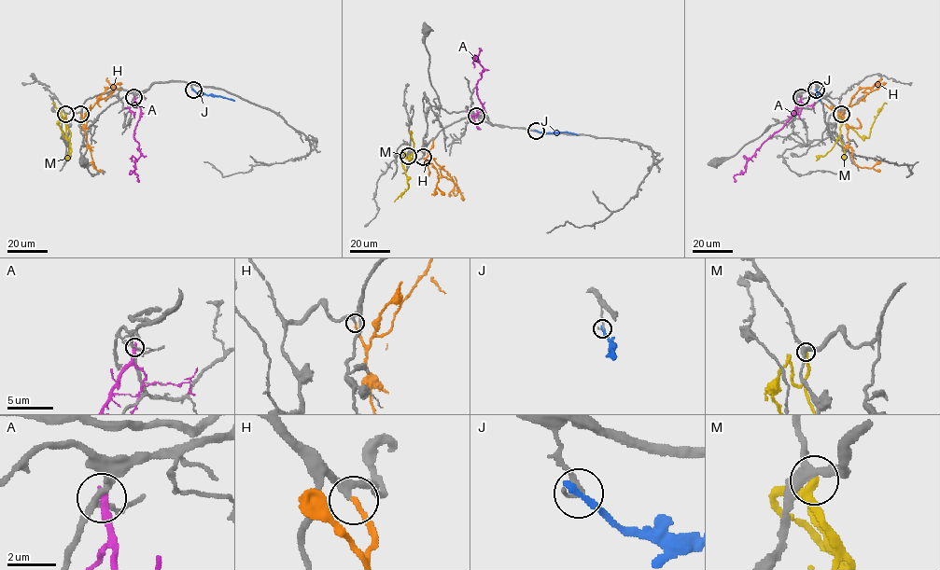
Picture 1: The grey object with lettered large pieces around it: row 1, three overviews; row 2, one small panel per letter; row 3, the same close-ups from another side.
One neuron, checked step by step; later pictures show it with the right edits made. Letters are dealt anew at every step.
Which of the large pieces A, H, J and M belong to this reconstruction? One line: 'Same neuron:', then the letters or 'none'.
Same neuron: H

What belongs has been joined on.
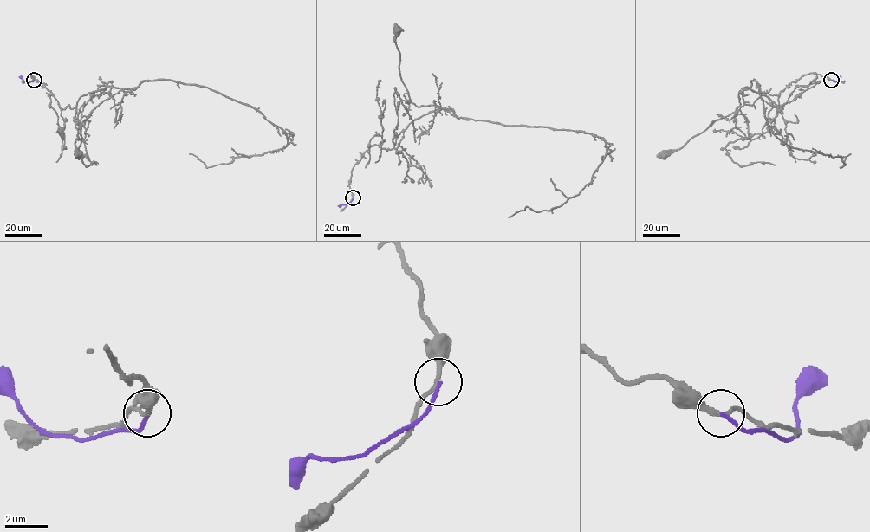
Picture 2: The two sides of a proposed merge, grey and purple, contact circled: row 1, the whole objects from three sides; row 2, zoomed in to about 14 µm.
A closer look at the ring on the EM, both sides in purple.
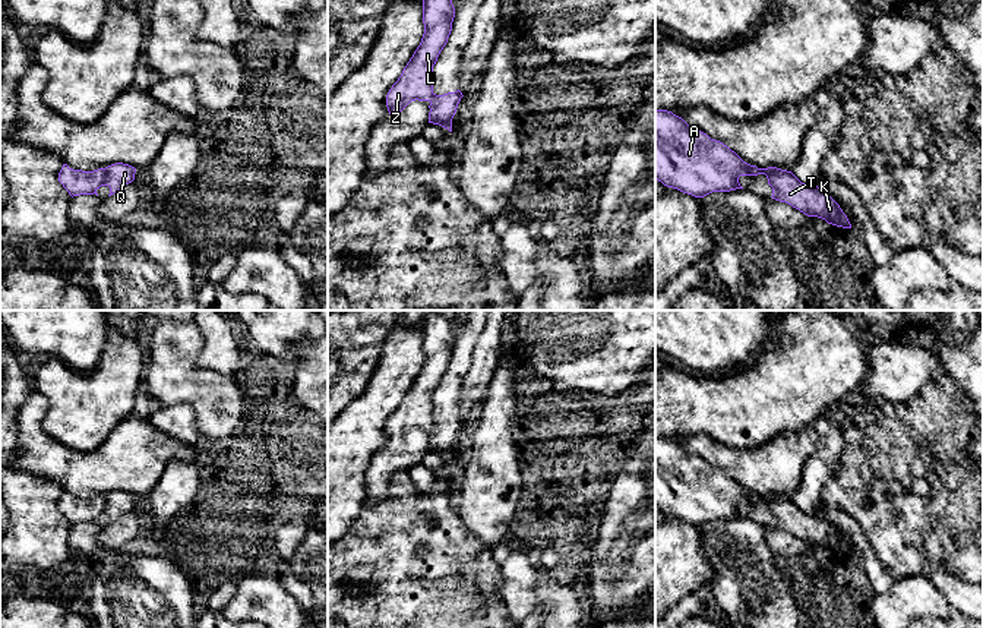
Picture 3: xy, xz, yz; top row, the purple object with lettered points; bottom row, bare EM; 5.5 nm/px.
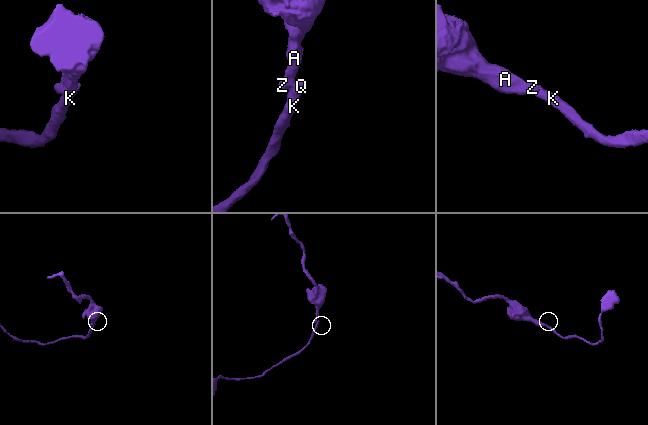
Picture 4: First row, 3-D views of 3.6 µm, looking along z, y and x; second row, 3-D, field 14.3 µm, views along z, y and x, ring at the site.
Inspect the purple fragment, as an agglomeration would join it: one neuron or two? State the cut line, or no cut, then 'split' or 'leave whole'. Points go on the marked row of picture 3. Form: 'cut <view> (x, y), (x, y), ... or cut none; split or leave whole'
cut xy (104, 169), (104, 177), (97, 188); split

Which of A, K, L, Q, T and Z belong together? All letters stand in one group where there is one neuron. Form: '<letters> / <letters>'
A L Z / K Q T

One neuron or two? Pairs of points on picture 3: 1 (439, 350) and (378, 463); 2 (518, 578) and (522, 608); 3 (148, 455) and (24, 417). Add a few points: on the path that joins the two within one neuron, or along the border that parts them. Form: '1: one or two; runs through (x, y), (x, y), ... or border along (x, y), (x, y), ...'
1: one; runs through (429, 378), (420, 393), (416, 413), (405, 436)
2: one; runs through (518, 586), (520, 600)
3: one; runs through (116, 464), (63, 464), (49, 450)

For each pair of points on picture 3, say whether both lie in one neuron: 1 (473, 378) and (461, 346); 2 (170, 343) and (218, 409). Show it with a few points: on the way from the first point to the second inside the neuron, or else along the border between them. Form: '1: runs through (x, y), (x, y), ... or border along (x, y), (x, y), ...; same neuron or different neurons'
1: border along (479, 334), (458, 400); different neurons
2: runs through (171, 359), (202, 393); same neuron

